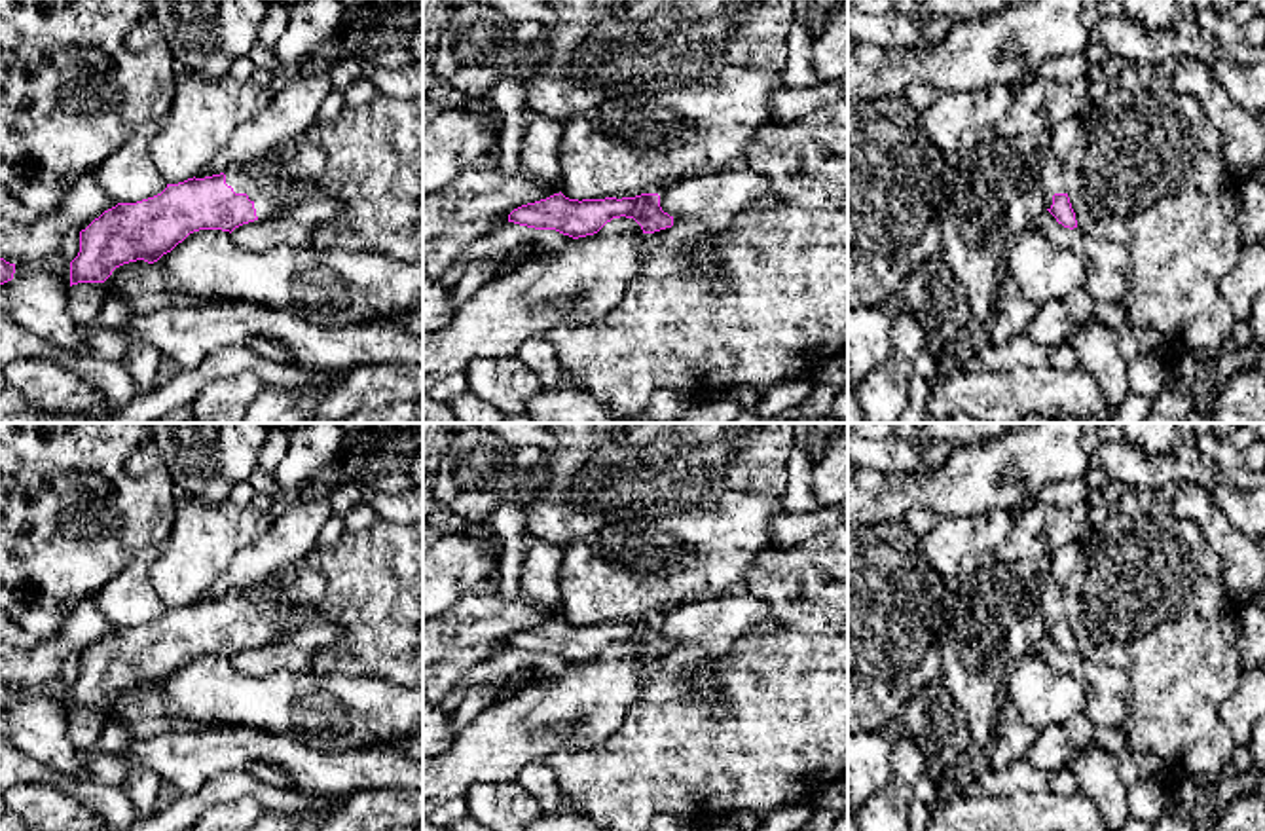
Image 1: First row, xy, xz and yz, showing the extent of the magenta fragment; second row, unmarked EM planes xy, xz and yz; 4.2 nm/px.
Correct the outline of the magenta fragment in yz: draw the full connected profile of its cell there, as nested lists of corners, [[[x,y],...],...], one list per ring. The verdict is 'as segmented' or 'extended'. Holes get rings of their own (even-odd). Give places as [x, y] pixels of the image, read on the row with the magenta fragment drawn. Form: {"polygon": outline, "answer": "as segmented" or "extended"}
{"polygon": [[[1053,150],[1045,152],[1039,163],[1039,184],[1047,211],[1064,228],[1077,228],[1075,212],[1068,197],[1068,184],[1064,178],[1064,161]]], "answer": "extended"}

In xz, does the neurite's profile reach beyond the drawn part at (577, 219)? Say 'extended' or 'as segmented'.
as segmented

